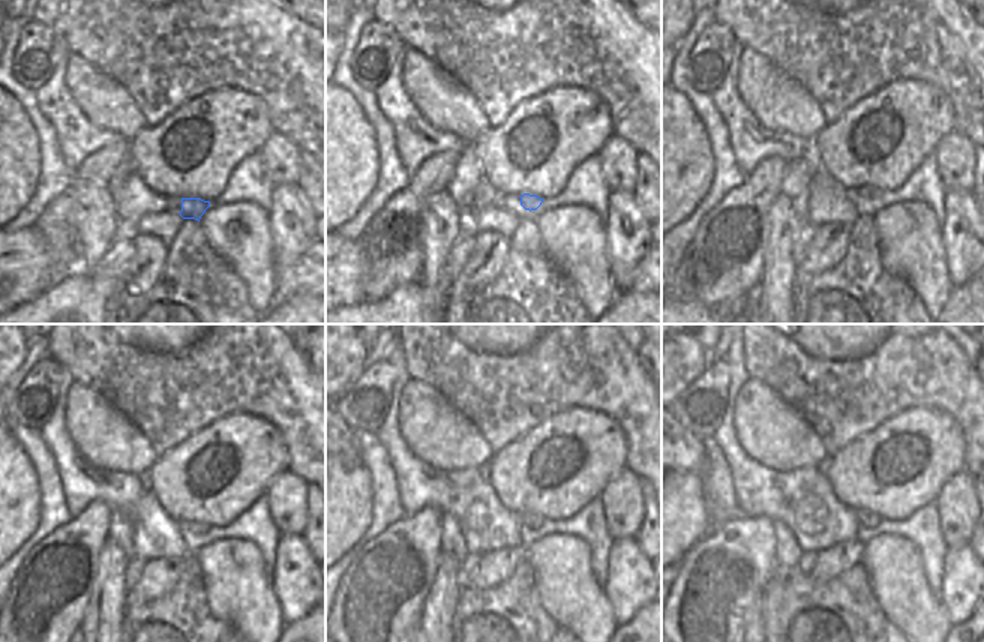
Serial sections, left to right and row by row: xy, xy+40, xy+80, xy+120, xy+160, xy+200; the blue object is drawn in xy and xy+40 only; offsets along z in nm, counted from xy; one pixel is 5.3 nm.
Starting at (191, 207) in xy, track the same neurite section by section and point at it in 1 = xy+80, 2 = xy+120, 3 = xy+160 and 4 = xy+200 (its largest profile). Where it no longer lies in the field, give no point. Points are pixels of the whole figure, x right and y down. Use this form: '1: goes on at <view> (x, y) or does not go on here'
1: goes on at xy+80 (867, 192)
2: goes on at xy+120 (197, 527)
3: goes on at xy+160 (533, 521)
4: goes on at xy+200 (866, 518)

